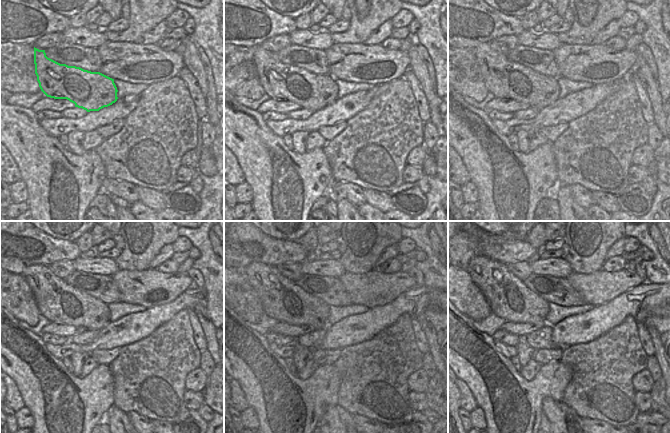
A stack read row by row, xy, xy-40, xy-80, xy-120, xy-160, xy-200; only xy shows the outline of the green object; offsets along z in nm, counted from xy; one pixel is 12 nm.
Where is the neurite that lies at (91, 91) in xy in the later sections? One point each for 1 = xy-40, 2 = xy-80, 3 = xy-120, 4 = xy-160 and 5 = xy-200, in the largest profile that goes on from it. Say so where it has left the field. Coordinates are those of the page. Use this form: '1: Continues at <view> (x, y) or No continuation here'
1: Continues at xy-40 (312, 91)
2: Continues at xy-80 (503, 78)
3: Continues at xy-120 (59, 302)
4: Continues at xy-160 (283, 300)
5: Continues at xy-200 (508, 297).

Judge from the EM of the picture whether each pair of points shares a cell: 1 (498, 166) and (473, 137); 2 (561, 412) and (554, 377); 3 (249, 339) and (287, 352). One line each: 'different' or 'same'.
1: same
2: different
3: different

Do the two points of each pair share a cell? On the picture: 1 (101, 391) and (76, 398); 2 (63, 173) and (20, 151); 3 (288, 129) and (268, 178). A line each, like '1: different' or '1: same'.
1: same
2: same
3: different

